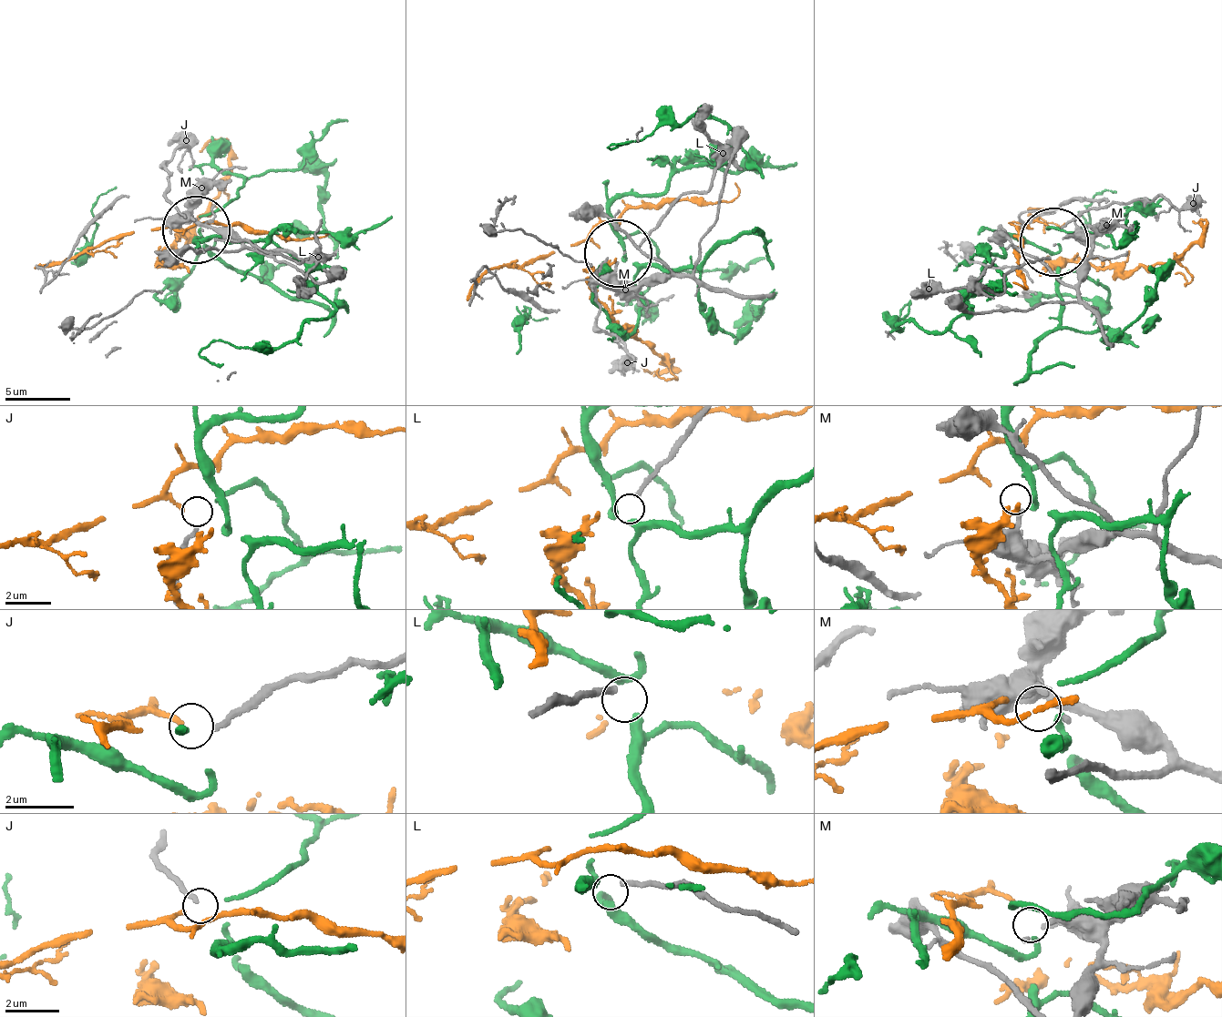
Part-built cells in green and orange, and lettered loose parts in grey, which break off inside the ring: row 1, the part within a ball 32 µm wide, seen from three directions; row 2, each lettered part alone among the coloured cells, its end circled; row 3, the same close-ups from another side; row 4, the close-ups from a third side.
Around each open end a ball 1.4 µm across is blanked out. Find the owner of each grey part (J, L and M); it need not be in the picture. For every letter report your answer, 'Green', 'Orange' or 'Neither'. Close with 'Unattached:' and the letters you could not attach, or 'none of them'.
J: Neither
L: Neither
M: Neither
Unattached: J, L, M

